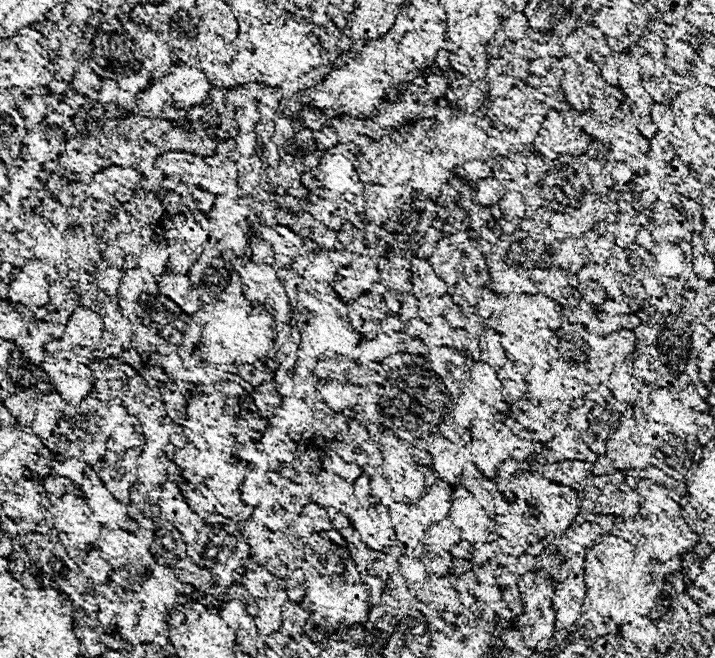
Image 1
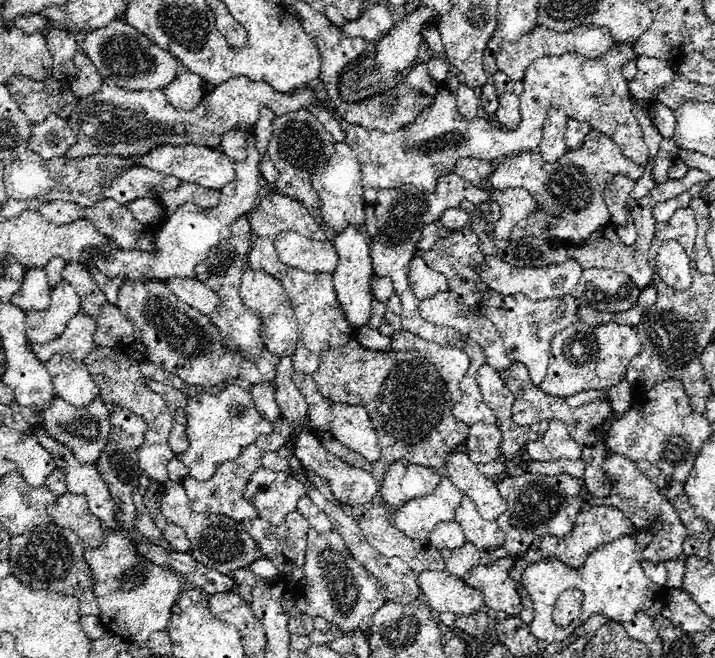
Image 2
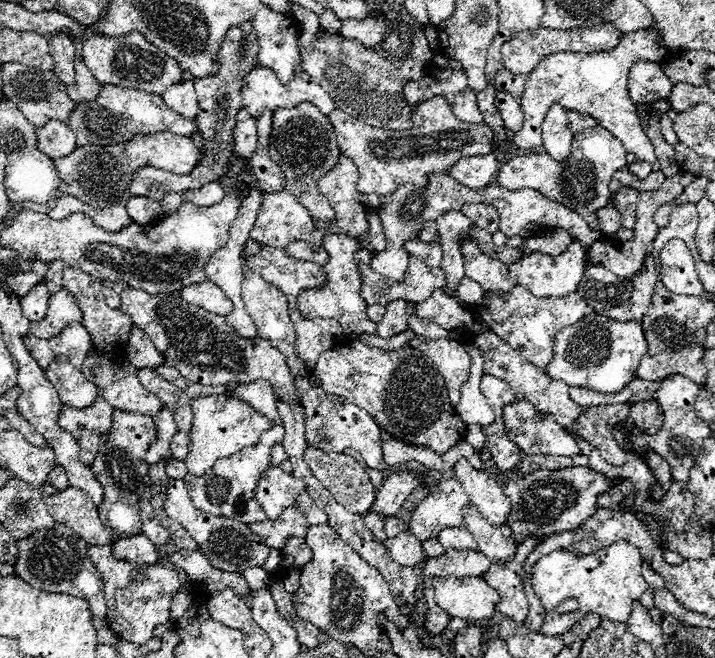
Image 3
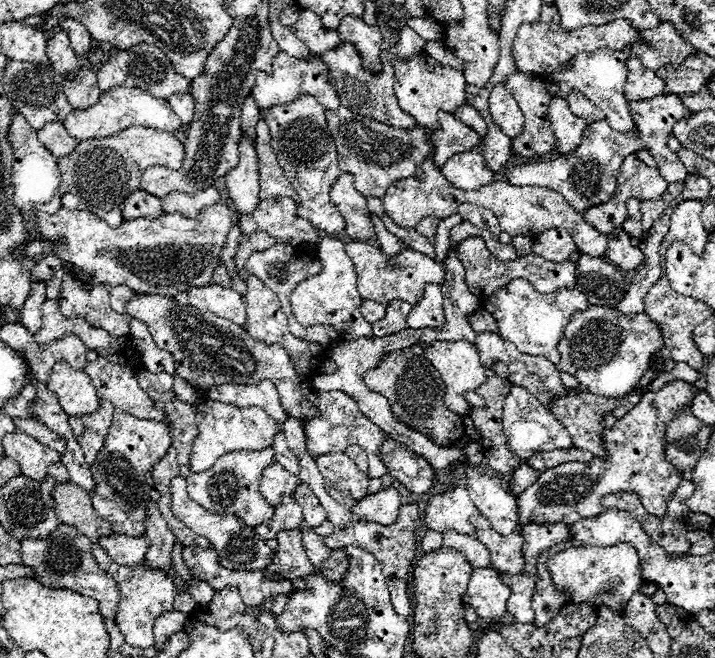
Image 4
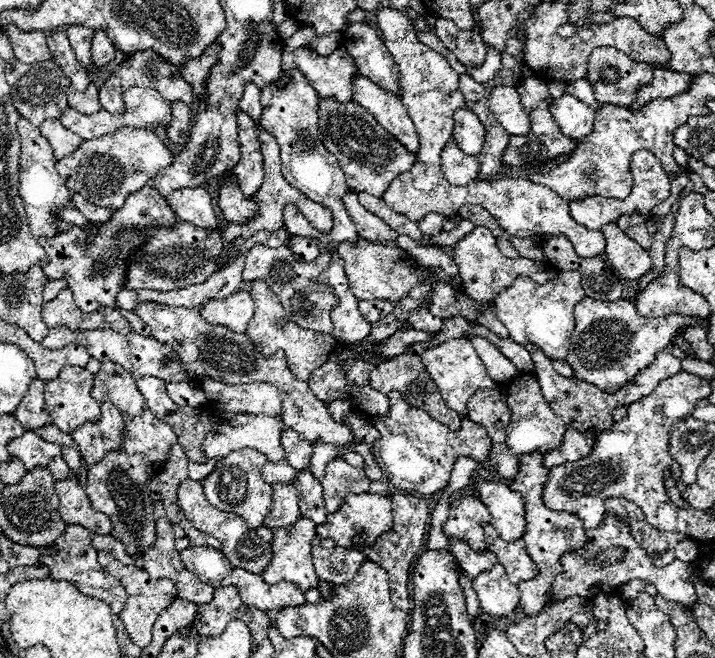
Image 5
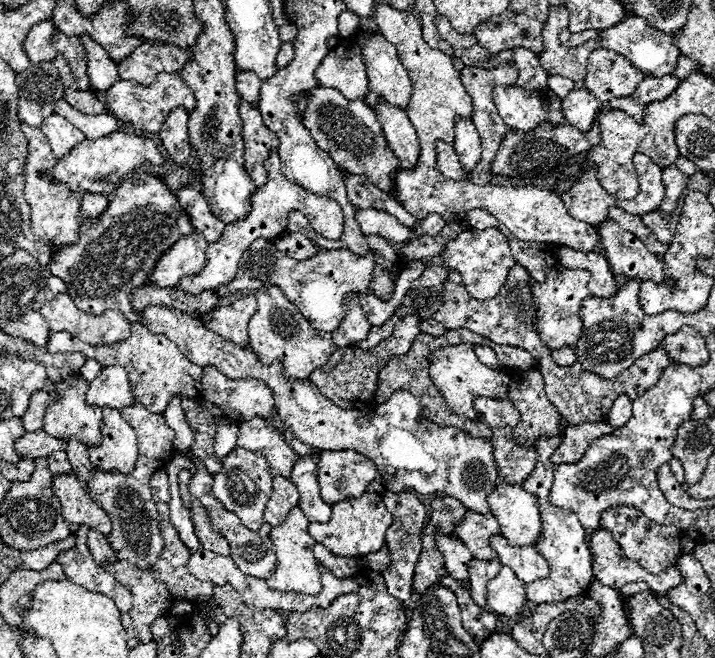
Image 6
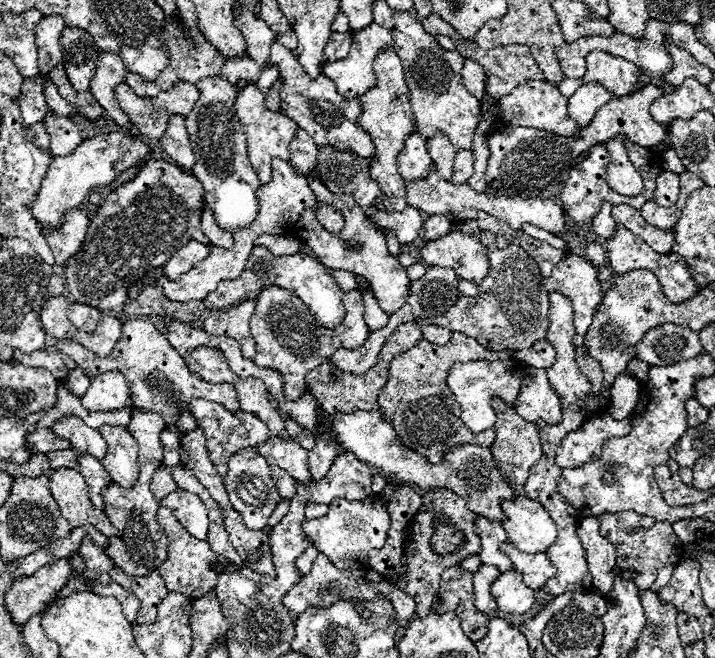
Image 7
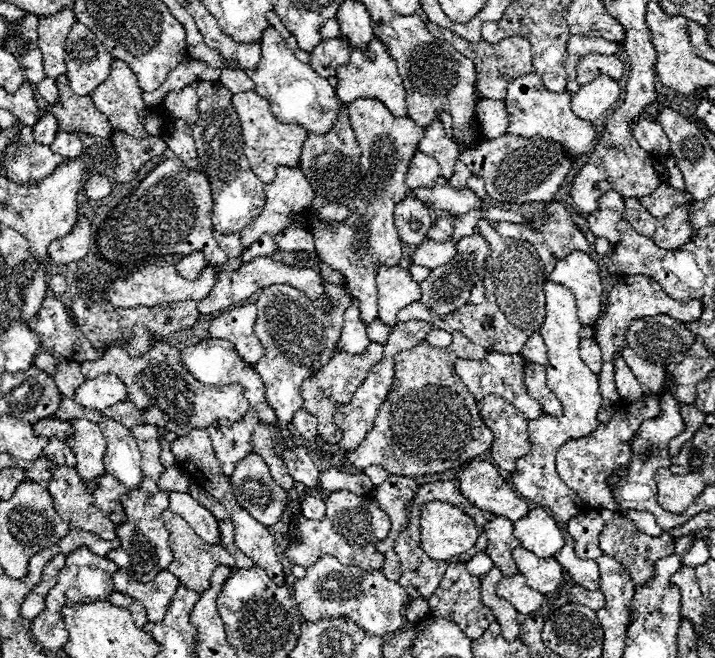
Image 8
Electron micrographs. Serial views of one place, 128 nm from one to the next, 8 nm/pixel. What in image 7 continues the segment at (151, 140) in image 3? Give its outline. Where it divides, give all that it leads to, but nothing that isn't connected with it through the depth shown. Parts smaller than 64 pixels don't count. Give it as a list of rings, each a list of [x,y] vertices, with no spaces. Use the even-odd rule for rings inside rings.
[[[110,132],[104,136],[84,140],[68,158],[52,160],[50,170],[46,172],[34,202],[30,202],[32,216],[36,218],[38,226],[50,224],[52,228],[60,228],[64,214],[72,208],[78,208],[84,202],[84,198],[88,198],[88,192],[92,188],[108,186],[116,178],[116,174],[120,174],[130,166],[136,166],[148,154],[150,154],[148,144],[144,144],[136,136],[126,136],[122,132]]]

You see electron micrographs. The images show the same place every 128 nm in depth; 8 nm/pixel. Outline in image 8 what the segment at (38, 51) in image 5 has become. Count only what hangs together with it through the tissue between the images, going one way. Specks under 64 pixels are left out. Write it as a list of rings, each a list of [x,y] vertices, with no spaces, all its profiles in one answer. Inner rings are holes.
[[[64,8],[54,16],[42,16],[38,22],[38,48],[42,52],[44,72],[48,78],[58,78],[60,74],[66,74],[64,42],[74,22],[76,16],[70,8]]]

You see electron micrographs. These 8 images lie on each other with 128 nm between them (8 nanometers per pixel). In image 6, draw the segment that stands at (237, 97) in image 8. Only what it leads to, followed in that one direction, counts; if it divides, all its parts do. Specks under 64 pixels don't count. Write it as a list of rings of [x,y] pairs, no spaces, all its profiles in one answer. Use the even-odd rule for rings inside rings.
[[[240,100],[240,120],[244,134],[244,166],[256,186],[262,186],[268,178],[264,162],[272,150],[278,150],[278,138],[264,124],[260,110],[250,102]]]

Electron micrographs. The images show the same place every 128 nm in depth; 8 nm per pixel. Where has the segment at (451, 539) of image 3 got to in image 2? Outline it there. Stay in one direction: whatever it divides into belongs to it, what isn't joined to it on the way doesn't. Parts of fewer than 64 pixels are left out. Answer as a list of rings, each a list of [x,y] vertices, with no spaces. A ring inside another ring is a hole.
[[[440,522],[440,526],[436,526],[432,530],[428,540],[436,550],[444,550],[444,548],[454,550],[454,548],[460,548],[466,544],[462,528],[456,522]]]

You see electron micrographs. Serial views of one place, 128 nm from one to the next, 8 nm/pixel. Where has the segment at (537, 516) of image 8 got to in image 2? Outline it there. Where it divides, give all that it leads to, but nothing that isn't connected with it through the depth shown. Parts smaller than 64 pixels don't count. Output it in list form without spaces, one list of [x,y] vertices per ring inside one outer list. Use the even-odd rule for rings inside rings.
[[[452,452],[448,456],[448,462],[444,464],[446,474],[454,482],[456,488],[460,488],[472,502],[476,502],[482,518],[496,520],[506,510],[506,502],[498,492],[496,480],[486,478],[478,472],[476,464],[470,462],[470,458],[462,452]]]

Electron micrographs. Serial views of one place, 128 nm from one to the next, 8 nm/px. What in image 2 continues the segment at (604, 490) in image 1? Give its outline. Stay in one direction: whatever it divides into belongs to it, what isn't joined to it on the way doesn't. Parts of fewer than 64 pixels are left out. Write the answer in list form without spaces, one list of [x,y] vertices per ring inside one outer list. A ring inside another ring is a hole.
[[[608,454],[606,462],[604,462],[604,472],[608,476],[612,476],[610,478],[612,480],[612,494],[608,498],[592,498],[588,492],[584,492],[586,502],[590,506],[616,506],[622,514],[626,514],[626,518],[630,518],[632,524],[636,524],[636,528],[652,530],[652,542],[648,544],[648,550],[644,550],[644,554],[642,554],[642,566],[644,566],[644,572],[648,574],[648,578],[654,584],[666,586],[668,576],[666,576],[664,562],[682,556],[682,542],[686,538],[686,528],[682,526],[676,510],[660,494],[660,490],[656,488],[656,484],[652,484],[638,470],[638,466],[632,460],[628,460],[622,454]],[[666,552],[668,552],[668,556],[662,556]]]

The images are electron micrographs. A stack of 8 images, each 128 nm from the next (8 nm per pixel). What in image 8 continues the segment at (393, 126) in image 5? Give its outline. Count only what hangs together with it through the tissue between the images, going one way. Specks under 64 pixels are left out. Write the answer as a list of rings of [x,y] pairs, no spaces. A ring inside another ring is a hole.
[[[416,152],[416,156],[410,162],[410,170],[406,174],[406,186],[410,190],[432,186],[432,182],[436,182],[436,178],[440,178],[440,174],[442,174],[440,164],[434,158]]]

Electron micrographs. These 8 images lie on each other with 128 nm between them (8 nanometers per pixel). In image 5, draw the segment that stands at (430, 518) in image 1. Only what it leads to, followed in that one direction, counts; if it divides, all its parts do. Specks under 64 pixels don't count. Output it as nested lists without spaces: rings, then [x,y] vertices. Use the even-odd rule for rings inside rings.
[[[464,494],[450,504],[450,514],[442,530],[452,538],[468,542],[474,550],[486,552],[482,524],[490,524],[490,514],[486,506],[480,504],[476,498],[472,498],[470,494]]]

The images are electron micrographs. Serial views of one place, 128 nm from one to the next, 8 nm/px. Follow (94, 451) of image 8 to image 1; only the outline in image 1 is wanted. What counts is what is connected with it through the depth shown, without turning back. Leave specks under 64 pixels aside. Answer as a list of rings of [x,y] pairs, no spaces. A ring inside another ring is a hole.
[[[60,352],[50,354],[42,362],[48,382],[68,402],[80,402],[88,392],[94,390],[92,370],[74,358],[66,358]]]

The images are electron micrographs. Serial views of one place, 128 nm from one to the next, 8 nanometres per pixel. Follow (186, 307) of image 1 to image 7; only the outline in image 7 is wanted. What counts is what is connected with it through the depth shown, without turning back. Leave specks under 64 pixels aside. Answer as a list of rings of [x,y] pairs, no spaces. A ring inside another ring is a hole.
[[[244,300],[228,310],[216,310],[204,320],[204,330],[212,336],[226,336],[240,344],[244,358],[254,360],[256,342],[250,334],[250,318],[254,314],[256,300]]]

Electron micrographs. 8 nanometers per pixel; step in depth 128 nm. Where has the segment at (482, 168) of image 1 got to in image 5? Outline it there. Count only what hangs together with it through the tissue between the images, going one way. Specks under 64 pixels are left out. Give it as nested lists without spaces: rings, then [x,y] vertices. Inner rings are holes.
[[[448,142],[442,150],[442,172],[450,184],[464,186],[478,180],[478,158],[464,154],[454,142]]]

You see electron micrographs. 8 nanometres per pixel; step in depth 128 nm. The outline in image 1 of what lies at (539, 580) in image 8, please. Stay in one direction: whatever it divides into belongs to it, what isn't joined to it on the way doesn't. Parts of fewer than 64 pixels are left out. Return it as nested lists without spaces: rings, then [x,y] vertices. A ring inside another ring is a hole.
[[[454,486],[452,506],[448,518],[456,528],[460,528],[460,538],[468,542],[484,542],[494,540],[496,528],[486,510],[464,490],[464,486]]]

